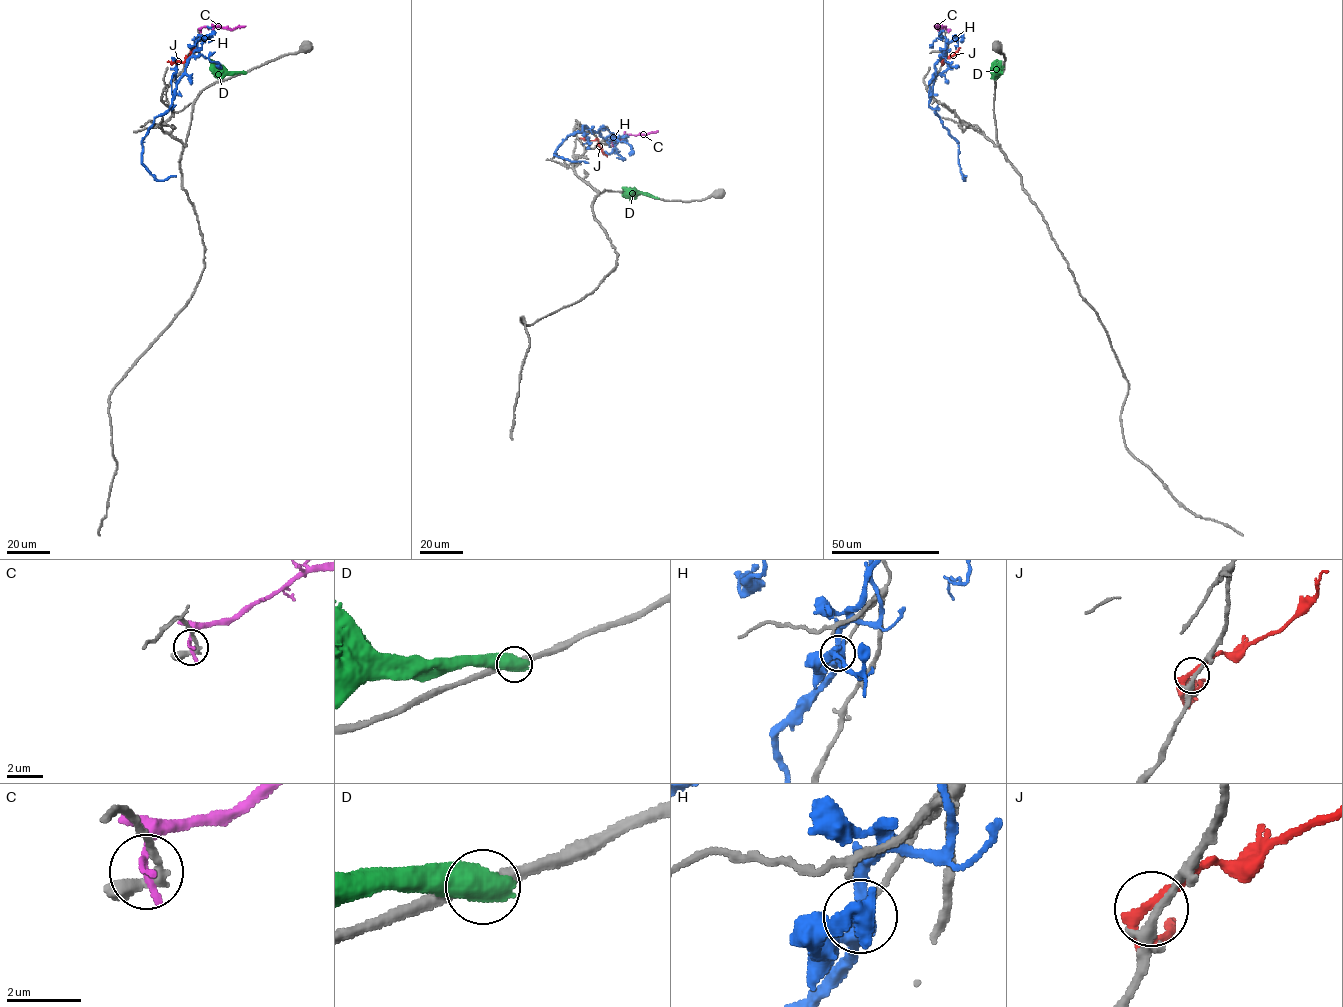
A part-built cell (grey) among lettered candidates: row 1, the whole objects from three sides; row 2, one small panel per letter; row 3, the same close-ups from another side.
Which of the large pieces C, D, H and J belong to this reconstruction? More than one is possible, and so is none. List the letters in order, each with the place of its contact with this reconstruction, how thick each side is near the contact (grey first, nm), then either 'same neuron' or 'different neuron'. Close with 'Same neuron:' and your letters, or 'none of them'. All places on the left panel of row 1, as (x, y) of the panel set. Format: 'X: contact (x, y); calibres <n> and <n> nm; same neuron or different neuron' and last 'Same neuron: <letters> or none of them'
C: contact (200, 30); calibres 320 and 170 nm; different neuron
D: contact (244, 72); calibres 320 and 700 nm; different neuron
H: contact (193, 55); calibres 200 and 400 nm; different neuron
J: contact (185, 60); calibres 240 and 220 nm; different neuron
Same neuron: none of them

